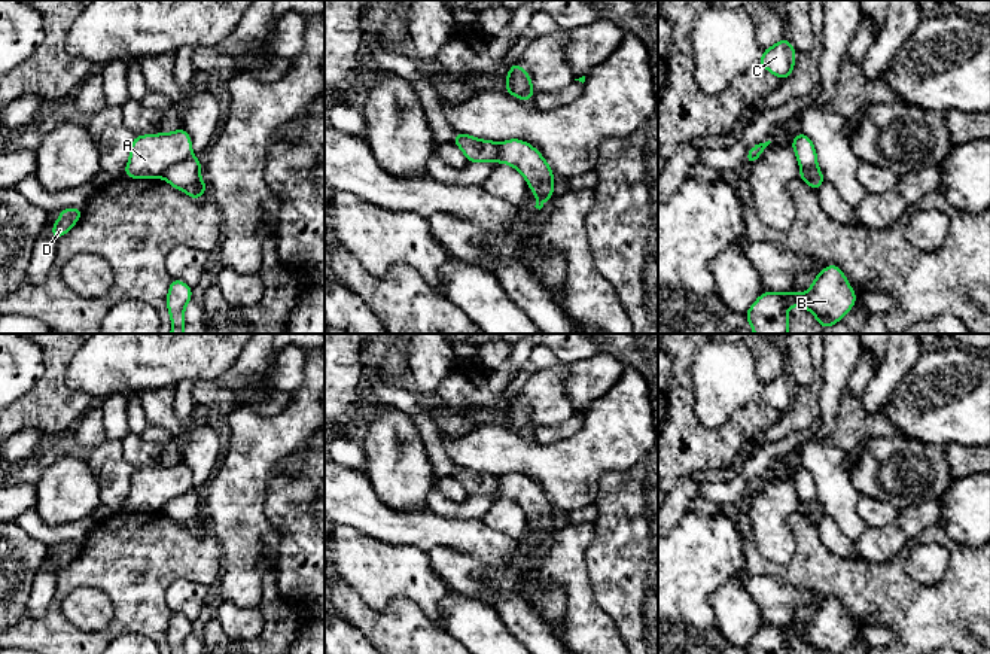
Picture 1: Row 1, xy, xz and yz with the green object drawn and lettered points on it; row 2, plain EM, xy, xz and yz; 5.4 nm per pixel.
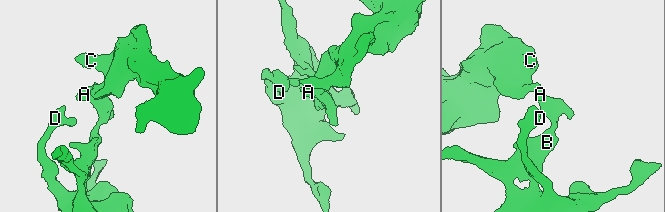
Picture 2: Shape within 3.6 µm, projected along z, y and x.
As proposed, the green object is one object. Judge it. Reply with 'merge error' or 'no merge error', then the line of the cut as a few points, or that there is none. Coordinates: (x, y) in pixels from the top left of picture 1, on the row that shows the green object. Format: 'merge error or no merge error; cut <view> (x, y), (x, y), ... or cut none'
merge error; cut xy (191, 155), (174, 163), (161, 176)

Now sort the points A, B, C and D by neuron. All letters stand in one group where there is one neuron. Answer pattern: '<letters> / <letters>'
A C / B D

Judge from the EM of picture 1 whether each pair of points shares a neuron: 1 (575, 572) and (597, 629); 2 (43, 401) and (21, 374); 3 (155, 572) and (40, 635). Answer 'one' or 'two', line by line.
1: one
2: two
3: one

